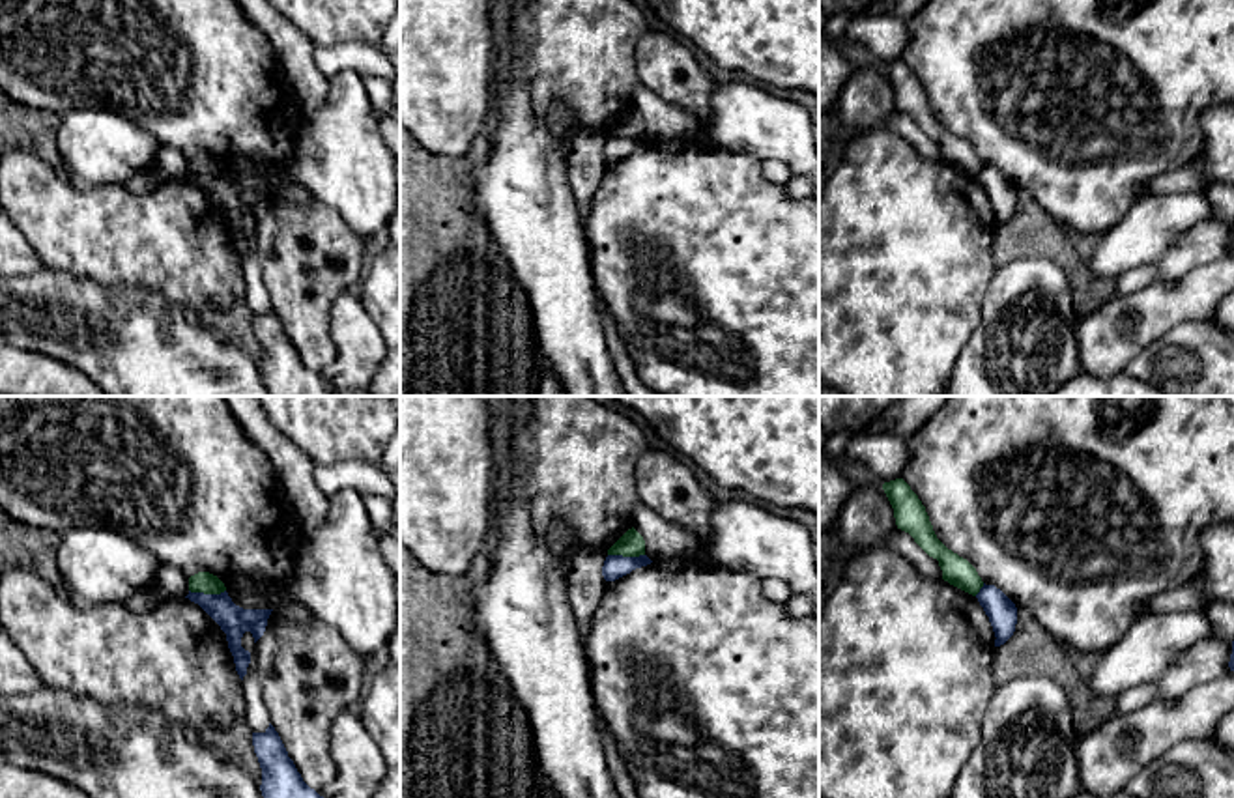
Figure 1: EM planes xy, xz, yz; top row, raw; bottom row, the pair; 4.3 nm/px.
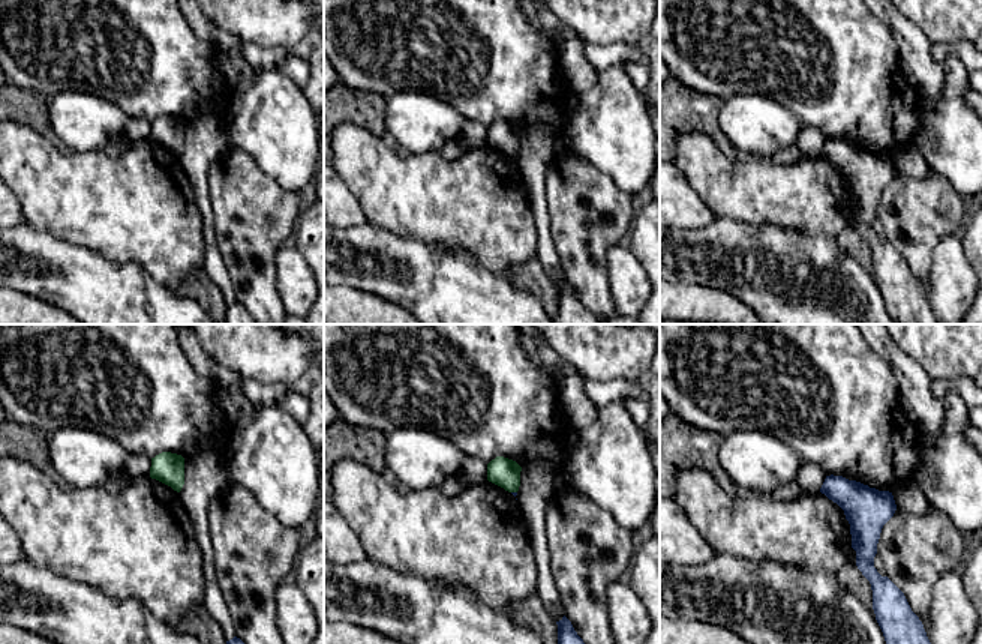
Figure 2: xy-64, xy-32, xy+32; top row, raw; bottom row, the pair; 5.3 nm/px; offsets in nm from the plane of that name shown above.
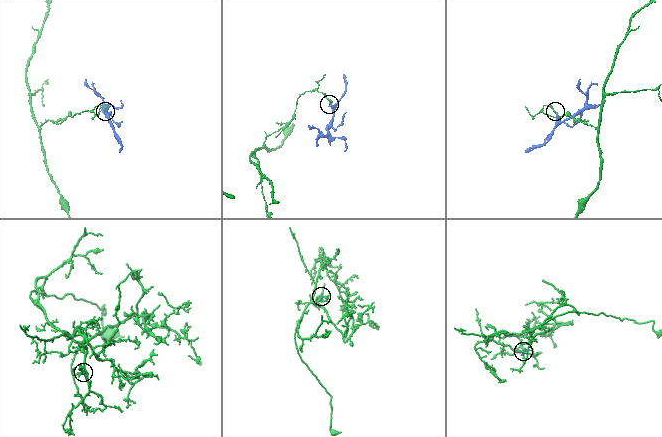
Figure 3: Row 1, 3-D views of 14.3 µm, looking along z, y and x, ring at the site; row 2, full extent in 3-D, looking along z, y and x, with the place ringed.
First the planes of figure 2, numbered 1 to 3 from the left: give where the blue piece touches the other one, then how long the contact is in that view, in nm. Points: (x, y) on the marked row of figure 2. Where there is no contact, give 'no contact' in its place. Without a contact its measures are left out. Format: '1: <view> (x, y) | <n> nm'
1: no contact
2: xy-32 (514, 491) | 30 nm
3: no contact

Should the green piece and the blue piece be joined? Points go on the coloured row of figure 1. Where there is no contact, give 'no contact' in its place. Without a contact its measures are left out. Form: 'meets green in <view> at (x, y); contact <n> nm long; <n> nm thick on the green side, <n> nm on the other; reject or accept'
meets green in xy at (208, 593); contact 160 nm long; 90 nm thick on the green side, 140 nm on the other; reject

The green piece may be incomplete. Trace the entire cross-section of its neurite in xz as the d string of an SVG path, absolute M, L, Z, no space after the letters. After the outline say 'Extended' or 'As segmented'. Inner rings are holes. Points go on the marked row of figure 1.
M632 527L608 549L608 555L623 555L623 557L645 555L645 540Z. As segmented

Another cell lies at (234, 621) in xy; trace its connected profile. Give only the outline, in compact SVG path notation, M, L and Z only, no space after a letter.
M189 591L185 598L198 604L226 634L236 671L243 680L251 663L251 652L241 647L241 637L245 632L251 632L256 643L264 635L273 609L243 609L232 602L226 591L221 594Z

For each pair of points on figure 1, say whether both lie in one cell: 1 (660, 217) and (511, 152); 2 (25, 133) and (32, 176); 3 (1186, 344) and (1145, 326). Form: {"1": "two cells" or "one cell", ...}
{"1": "two cells", "2": "two cells", "3": "two cells"}

